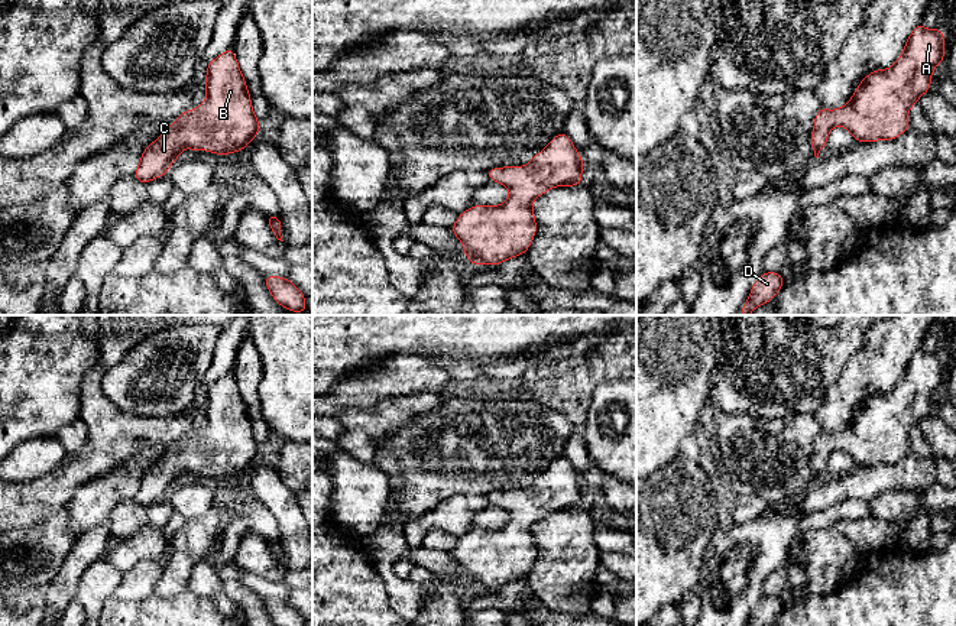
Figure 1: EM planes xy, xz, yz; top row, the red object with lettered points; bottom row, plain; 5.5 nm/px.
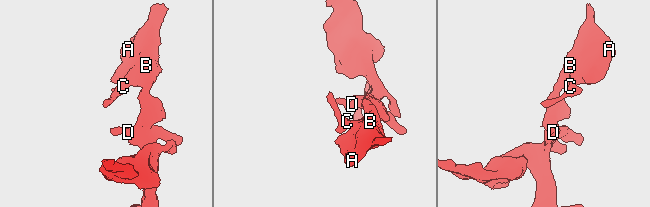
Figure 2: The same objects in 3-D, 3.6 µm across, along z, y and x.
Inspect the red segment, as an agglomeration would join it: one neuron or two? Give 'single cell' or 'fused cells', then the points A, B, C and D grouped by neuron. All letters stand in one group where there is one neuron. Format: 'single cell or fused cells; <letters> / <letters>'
single cell; A B C D

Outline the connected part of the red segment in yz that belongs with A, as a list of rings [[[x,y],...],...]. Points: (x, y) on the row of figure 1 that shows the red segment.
[[[918,23],[908,36],[904,51],[894,65],[888,69],[876,69],[868,74],[858,90],[849,98],[849,103],[836,110],[824,107],[814,117],[814,126],[810,136],[814,156],[827,146],[827,136],[836,126],[848,129],[855,142],[894,140],[908,132],[908,113],[917,104],[918,98],[930,91],[931,74],[934,68],[944,61],[944,36],[942,29],[926,29]]]

